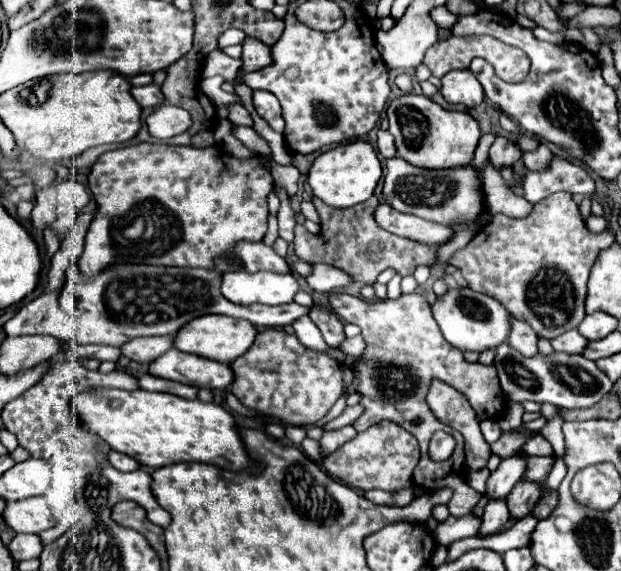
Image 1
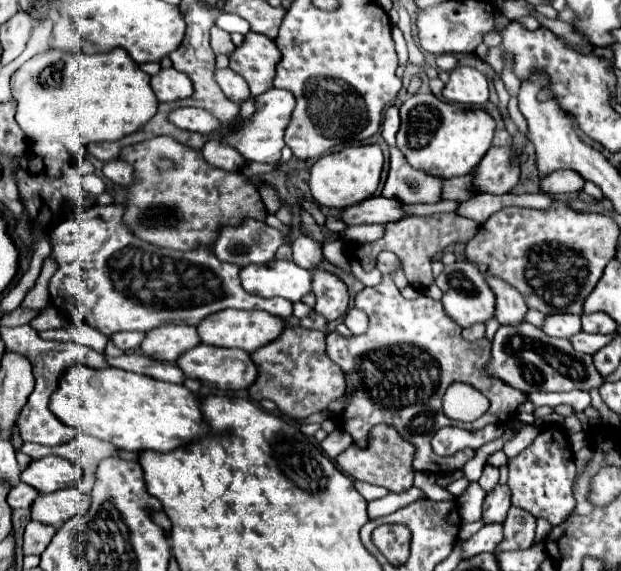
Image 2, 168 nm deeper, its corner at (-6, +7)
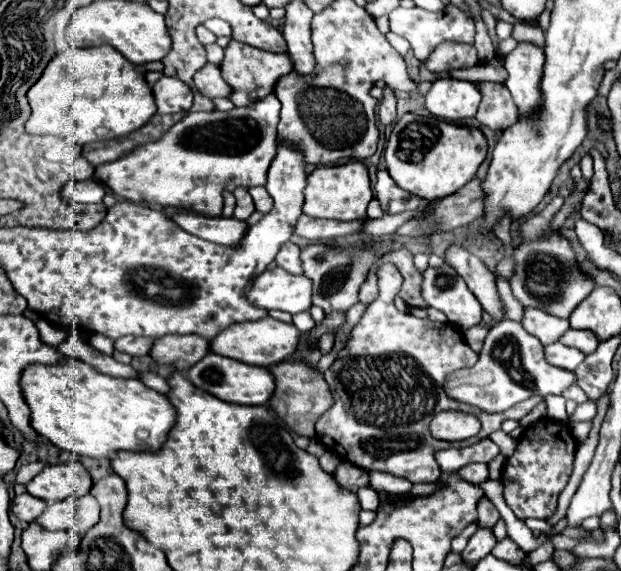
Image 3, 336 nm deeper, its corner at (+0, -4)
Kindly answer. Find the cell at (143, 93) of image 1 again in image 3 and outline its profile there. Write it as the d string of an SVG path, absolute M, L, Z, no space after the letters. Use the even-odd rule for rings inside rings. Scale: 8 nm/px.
M162 76L154 88L154 98L158 106L158 114L178 114L178 112L188 112L192 106L192 90L188 84L184 84L178 78Z

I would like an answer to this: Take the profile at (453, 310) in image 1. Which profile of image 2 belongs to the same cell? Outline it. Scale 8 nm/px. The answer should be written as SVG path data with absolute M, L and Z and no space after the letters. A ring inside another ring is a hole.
M464 259L464 261L456 261L452 265L446 265L442 269L442 273L436 277L436 285L444 293L442 305L444 305L446 313L450 317L454 317L454 321L458 321L458 325L462 329L466 329L474 323L484 323L490 317L494 317L494 293L490 293L486 279L482 277L480 269L474 263Z

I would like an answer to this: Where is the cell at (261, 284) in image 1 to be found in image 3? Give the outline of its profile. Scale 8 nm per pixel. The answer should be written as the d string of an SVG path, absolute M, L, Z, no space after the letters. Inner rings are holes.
M282 268L264 270L252 282L248 302L266 310L298 314L312 306L312 282L306 276L294 276Z

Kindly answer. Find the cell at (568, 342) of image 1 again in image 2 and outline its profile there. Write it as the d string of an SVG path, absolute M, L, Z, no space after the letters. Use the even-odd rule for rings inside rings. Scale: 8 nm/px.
M568 313L546 315L542 329L550 337L564 337L564 339L568 339L570 335L582 331L582 327L580 327L580 315L568 315Z

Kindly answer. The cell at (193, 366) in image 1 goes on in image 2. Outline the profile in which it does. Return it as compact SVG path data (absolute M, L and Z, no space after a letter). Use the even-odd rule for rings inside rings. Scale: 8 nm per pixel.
M202 343L202 345L190 349L190 353L184 353L176 363L182 369L182 373L186 373L186 377L218 385L220 389L226 389L226 391L248 389L258 377L258 369L256 369L254 361L250 359L250 355L242 349L232 349L232 347L214 347L214 345Z

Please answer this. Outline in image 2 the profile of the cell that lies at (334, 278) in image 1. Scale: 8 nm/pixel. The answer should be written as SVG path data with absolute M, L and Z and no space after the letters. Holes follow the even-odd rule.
M300 235L292 241L292 261L302 267L302 269L314 269L320 263L320 245L308 237L308 235Z

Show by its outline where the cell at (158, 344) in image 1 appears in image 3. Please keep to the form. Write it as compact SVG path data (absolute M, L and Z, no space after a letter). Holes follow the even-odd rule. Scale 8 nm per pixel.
M164 336L158 338L152 346L150 356L158 364L170 364L174 370L182 372L194 366L200 358L204 358L210 352L208 340L202 336Z

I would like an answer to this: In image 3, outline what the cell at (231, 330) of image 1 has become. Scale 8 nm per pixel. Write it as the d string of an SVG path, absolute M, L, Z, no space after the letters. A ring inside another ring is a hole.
M262 318L256 322L232 324L232 326L224 328L224 332L220 332L220 336L216 336L216 340L210 342L210 350L214 354L224 354L224 356L240 360L244 364L272 366L294 354L294 350L298 346L298 336L300 336L300 332L296 330L294 324L284 324L274 318Z

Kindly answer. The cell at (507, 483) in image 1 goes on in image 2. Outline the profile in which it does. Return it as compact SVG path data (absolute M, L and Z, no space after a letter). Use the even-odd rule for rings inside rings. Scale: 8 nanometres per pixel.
M498 485L498 489L494 489L494 493L488 493L484 499L482 521L486 525L488 523L504 523L508 509L510 509L510 491L508 491L508 487Z

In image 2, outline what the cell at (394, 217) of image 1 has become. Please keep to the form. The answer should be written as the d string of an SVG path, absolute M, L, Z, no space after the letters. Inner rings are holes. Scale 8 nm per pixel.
M370 197L358 205L342 209L342 221L346 225L362 225L362 223L386 223L386 221L400 221L404 211L400 201L386 199L386 197Z

